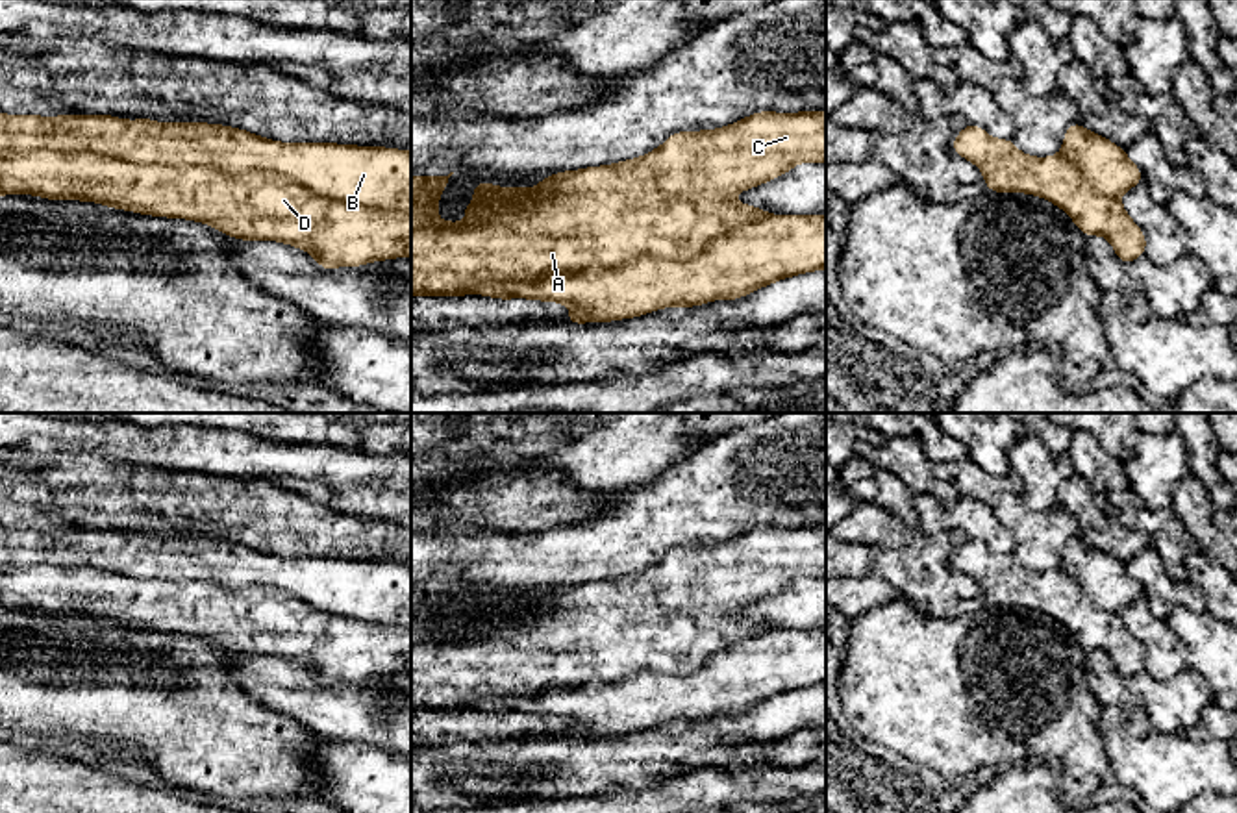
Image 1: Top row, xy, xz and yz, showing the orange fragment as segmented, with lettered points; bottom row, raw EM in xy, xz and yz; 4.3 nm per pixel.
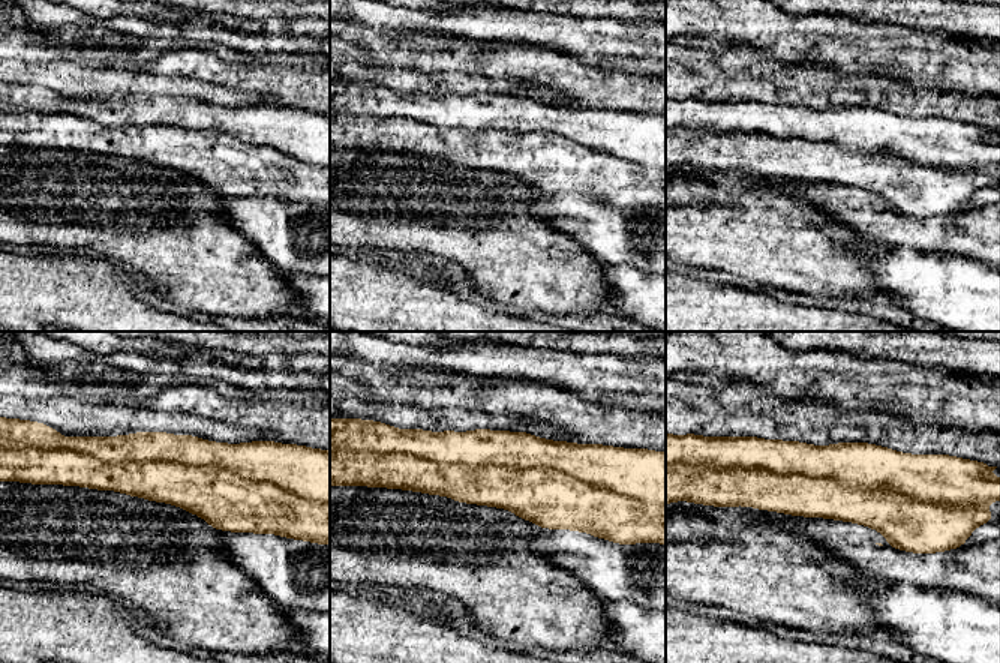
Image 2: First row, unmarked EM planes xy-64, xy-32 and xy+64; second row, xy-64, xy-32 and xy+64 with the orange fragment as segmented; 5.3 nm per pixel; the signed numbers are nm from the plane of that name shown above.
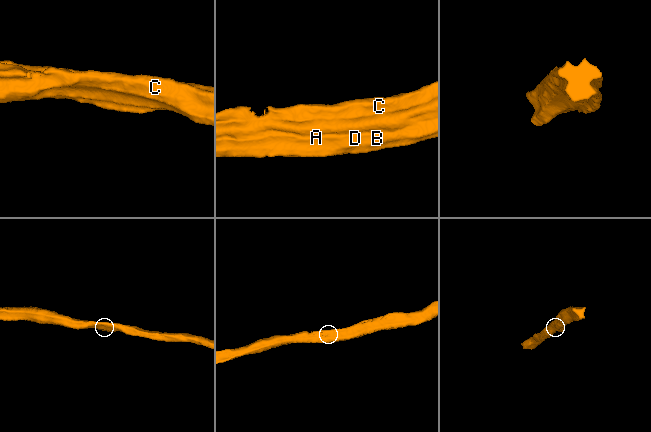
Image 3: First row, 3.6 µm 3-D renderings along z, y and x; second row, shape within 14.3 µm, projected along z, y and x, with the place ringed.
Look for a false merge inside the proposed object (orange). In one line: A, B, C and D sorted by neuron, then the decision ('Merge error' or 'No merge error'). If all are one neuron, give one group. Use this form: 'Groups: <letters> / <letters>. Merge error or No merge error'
Groups: A C D / B. Merge error

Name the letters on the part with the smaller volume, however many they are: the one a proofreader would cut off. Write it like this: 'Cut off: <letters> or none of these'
Cut off: B

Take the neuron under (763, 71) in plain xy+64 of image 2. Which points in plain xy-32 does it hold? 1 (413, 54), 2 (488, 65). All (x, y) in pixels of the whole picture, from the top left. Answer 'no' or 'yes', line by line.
1: yes
2: yes

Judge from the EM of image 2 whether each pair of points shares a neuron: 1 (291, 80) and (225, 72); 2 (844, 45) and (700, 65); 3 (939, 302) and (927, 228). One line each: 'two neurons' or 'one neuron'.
1: one neuron
2: two neurons
3: two neurons

